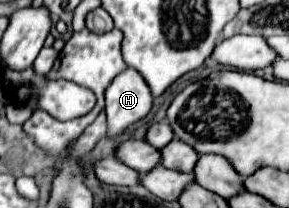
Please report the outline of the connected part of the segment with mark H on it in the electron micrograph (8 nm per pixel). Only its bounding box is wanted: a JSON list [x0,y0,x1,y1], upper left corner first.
[105,68,153,138]

